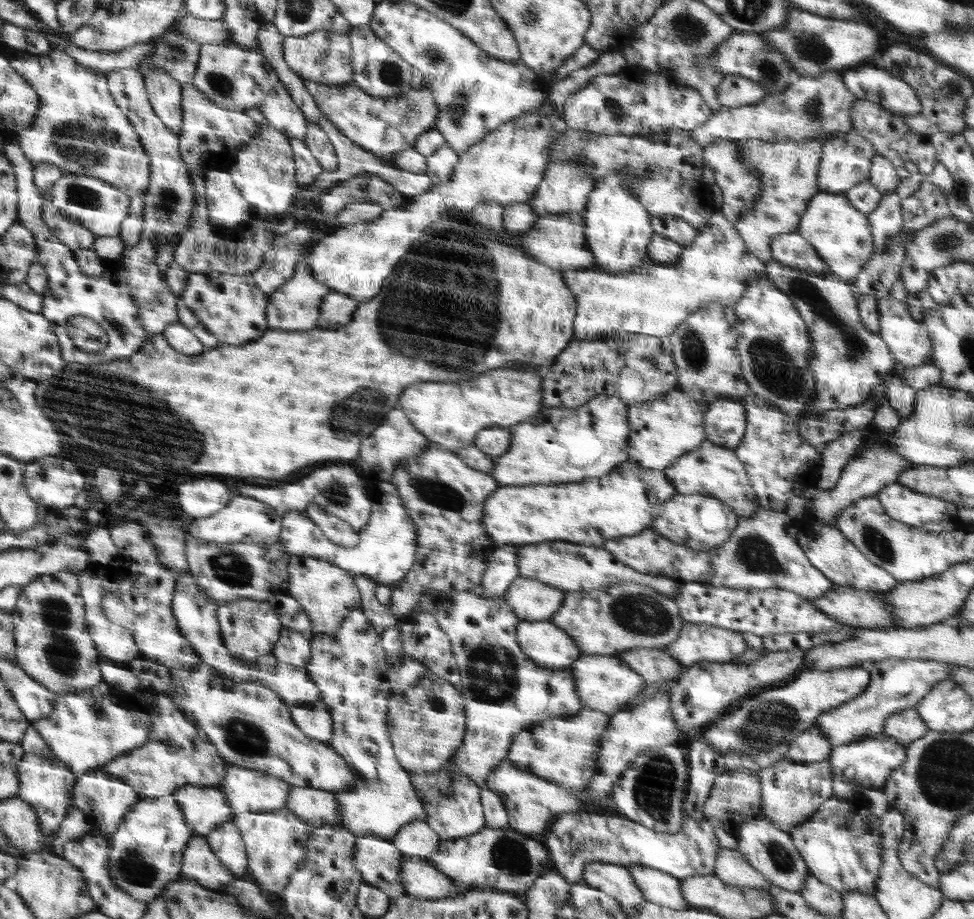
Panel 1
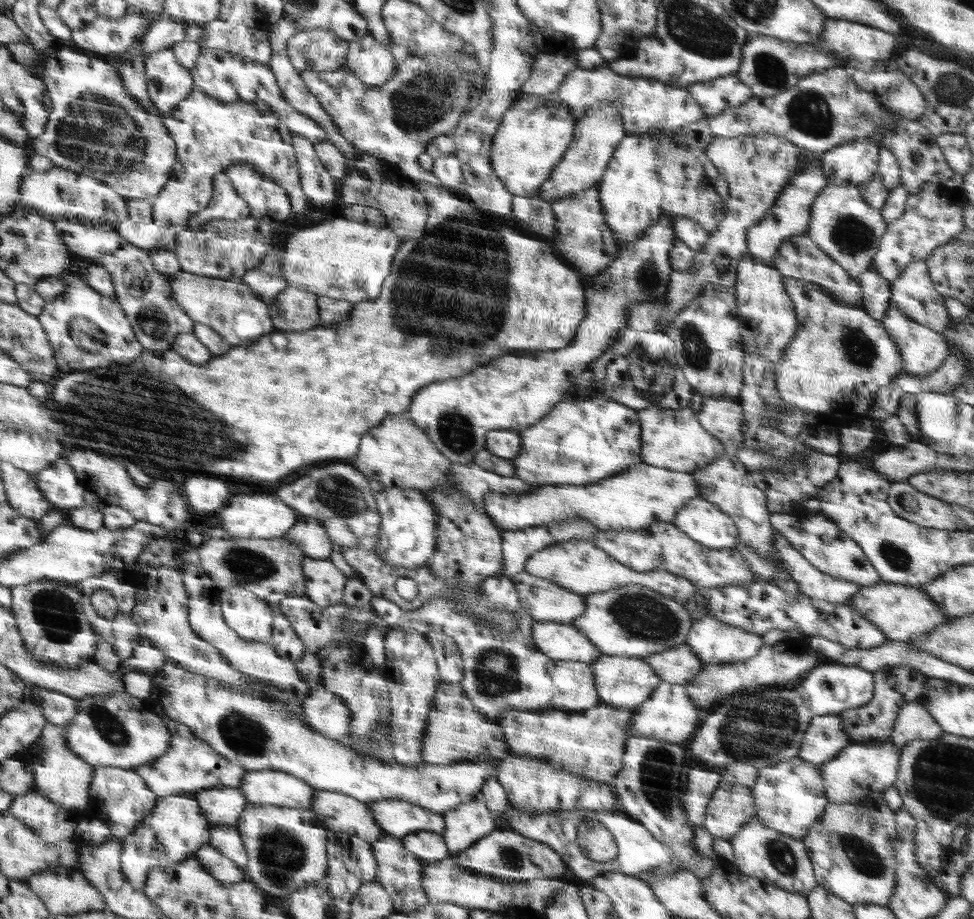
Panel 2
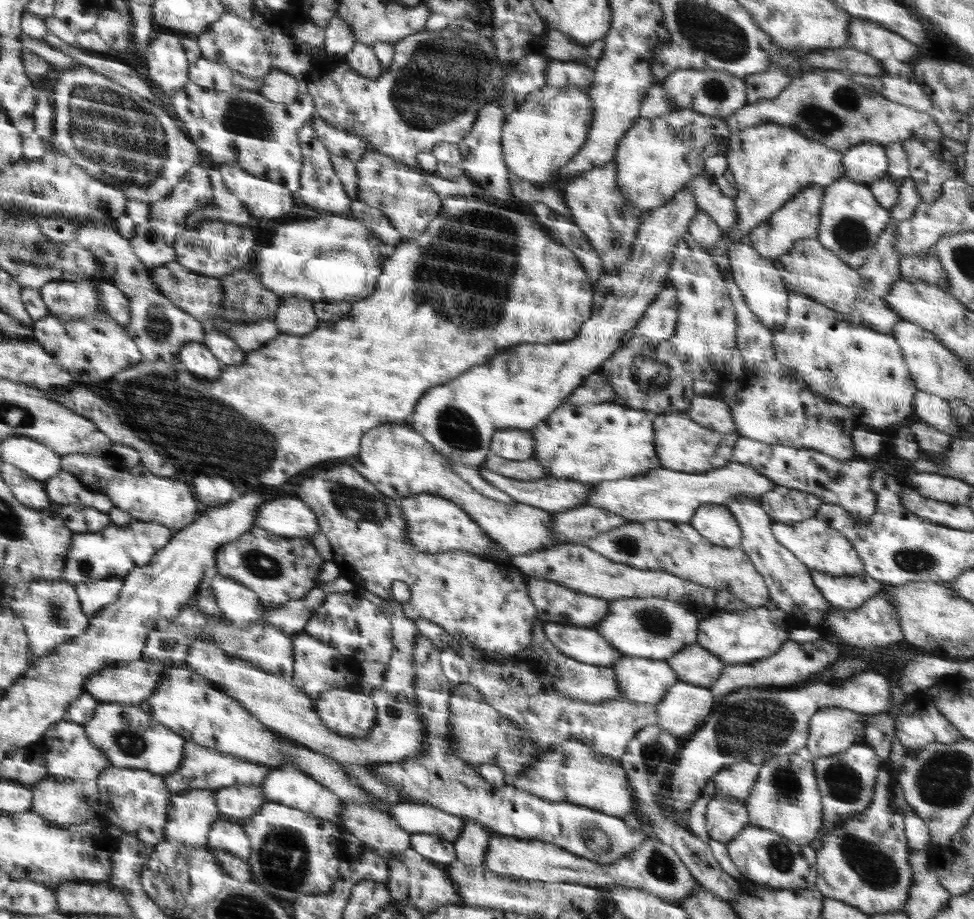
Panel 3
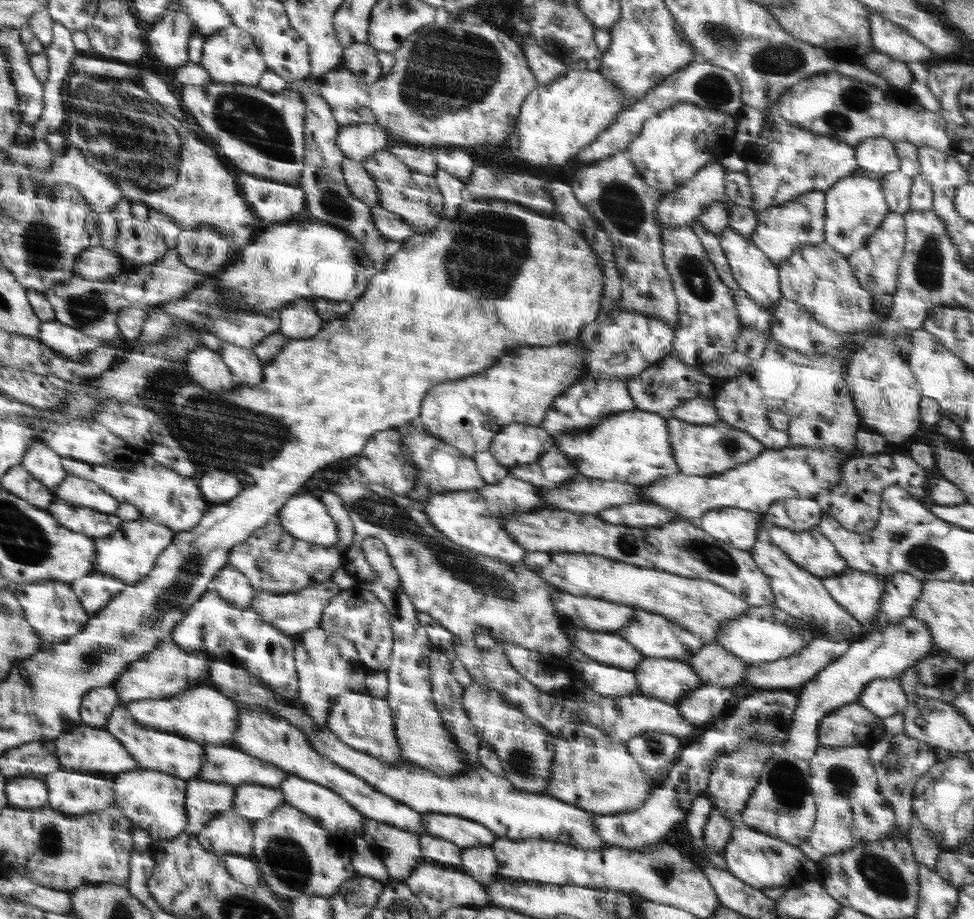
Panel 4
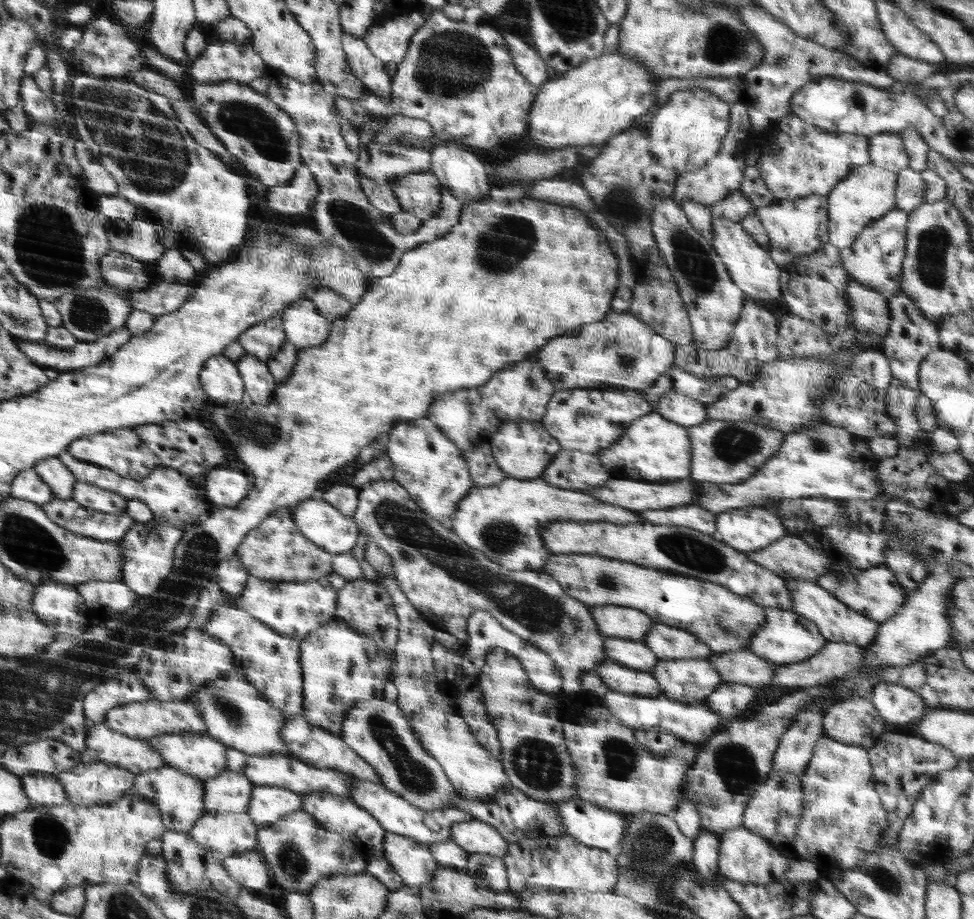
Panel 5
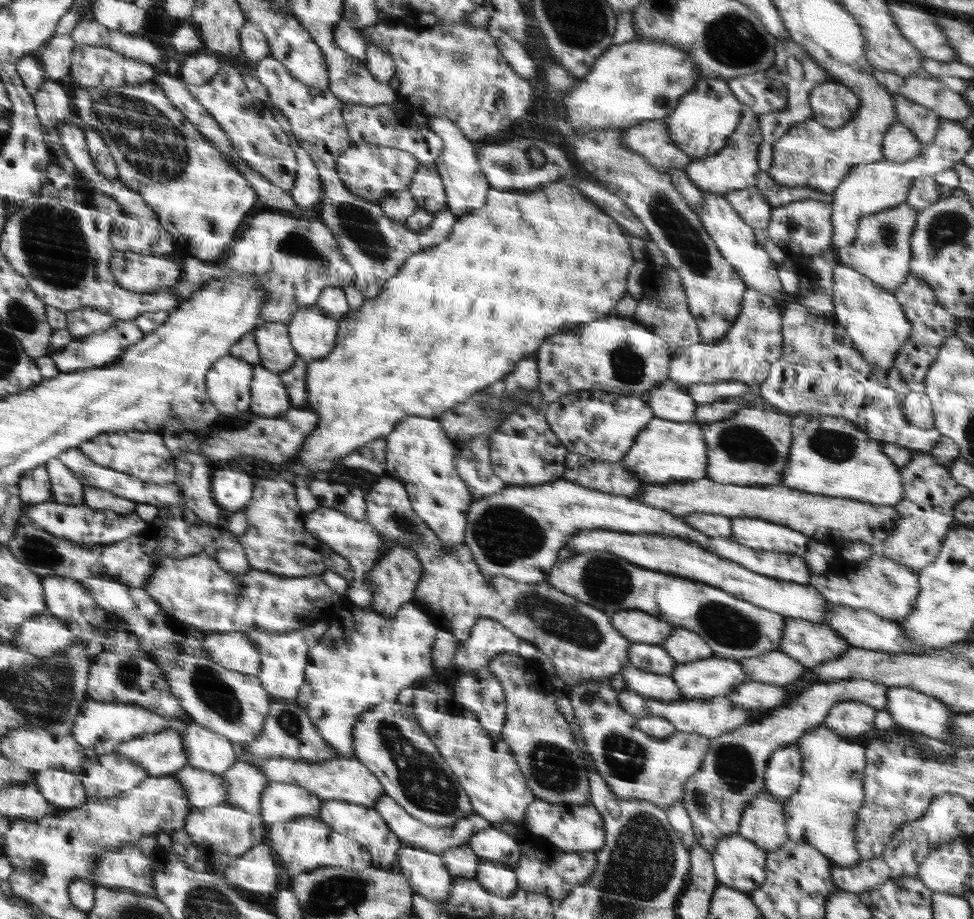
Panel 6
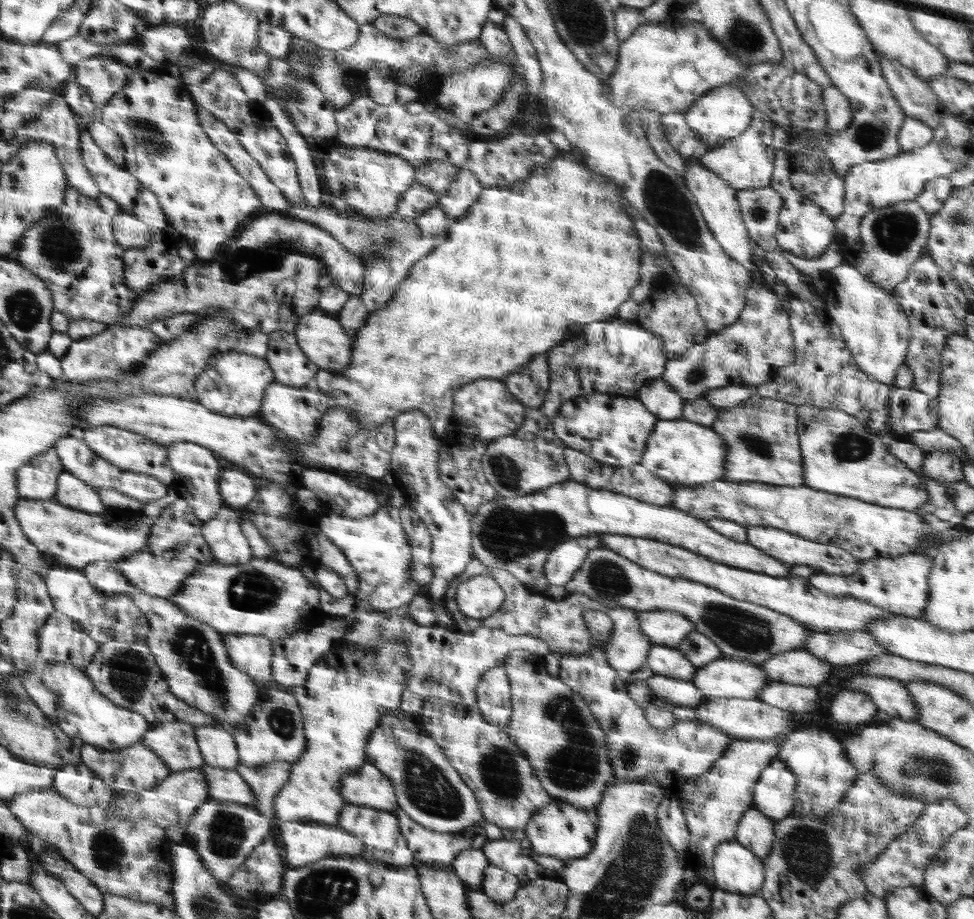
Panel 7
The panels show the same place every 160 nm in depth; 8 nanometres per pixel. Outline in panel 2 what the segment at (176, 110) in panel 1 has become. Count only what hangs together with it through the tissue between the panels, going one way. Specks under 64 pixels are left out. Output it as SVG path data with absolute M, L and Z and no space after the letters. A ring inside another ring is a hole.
M165 48L158 52L153 52L145 58L145 75L147 78L147 93L154 106L160 111L163 117L168 117L175 112L177 106L183 102L184 98L191 94L191 90L196 88L194 76L191 71L183 66L175 57L171 48Z

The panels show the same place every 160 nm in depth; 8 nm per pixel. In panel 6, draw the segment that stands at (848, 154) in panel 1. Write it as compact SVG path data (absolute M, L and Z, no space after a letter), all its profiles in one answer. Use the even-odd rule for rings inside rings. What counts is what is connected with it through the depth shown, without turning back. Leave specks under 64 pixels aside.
M894 122L885 132L883 138L883 158L894 162L907 162L919 155L921 146L921 142L910 129L902 123Z

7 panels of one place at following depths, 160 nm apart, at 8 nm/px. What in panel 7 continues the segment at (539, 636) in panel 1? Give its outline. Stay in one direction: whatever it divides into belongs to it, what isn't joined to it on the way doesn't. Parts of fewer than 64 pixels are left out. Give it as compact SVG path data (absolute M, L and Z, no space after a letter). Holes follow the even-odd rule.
M652 644L651 652L645 662L654 675L660 674L669 678L691 681L696 676L698 668L677 647Z

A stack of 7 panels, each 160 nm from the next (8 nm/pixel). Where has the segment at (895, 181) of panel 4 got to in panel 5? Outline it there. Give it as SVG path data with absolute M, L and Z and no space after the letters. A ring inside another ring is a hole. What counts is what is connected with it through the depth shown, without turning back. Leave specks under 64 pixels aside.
M909 166L906 167L898 173L895 209L904 210L910 214L916 208L920 208L924 204L924 190L926 190L926 183L922 179L922 174L912 171Z

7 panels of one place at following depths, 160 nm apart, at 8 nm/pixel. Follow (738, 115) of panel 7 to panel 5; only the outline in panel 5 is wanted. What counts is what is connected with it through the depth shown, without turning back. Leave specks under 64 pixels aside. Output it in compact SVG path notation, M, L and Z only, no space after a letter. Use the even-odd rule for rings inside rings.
M693 88L692 90L678 90L671 94L669 101L663 104L649 122L650 151L658 158L666 169L684 175L690 170L704 166L722 148L723 140L730 128L730 102L724 102L705 90Z

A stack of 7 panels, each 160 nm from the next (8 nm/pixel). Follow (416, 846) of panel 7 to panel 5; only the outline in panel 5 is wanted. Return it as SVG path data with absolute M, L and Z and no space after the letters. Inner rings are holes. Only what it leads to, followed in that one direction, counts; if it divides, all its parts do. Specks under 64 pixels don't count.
M354 779L352 782L352 794L350 800L356 805L364 807L378 822L381 822L387 832L399 834L412 840L431 845L451 840L451 828L456 823L471 821L471 814L465 810L458 810L455 806L447 809L434 809L432 811L422 810L420 807L412 806L406 799L400 798L394 791L388 791L382 783L368 782Z

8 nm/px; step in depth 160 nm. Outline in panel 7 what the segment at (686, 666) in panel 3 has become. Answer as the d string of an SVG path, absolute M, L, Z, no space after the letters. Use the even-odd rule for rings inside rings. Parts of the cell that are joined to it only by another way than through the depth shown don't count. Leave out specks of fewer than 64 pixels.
M803 649L776 654L760 666L770 681L816 688L832 679L834 668Z

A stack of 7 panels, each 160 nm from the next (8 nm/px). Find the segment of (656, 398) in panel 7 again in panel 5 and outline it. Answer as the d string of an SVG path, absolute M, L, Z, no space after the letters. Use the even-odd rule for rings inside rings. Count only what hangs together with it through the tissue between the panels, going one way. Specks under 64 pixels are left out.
M673 391L665 392L657 404L655 411L680 426L698 426L708 419L706 404L688 395L676 394Z

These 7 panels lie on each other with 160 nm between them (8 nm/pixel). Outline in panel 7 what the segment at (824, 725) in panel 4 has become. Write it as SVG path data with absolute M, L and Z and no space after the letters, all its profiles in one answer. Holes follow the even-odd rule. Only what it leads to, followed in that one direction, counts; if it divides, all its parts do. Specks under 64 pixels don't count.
M845 689L838 692L833 699L827 712L834 723L861 726L877 720L878 708L868 695L860 691Z

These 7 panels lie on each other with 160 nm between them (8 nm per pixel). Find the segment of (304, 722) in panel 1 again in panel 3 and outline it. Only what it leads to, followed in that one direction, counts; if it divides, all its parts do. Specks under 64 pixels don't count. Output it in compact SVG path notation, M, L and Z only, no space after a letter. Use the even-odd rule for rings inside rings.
M332 689L314 704L327 728L344 737L366 738L379 721L370 690Z

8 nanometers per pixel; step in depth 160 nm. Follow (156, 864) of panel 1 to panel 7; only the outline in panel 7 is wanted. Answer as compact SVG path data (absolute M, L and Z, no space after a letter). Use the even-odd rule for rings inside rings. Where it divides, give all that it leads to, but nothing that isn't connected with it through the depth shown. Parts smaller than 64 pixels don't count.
M276 761L261 767L244 766L242 763L235 766L256 795L256 804L253 806L266 818L274 816L276 797L290 780L291 768L292 763L286 761Z

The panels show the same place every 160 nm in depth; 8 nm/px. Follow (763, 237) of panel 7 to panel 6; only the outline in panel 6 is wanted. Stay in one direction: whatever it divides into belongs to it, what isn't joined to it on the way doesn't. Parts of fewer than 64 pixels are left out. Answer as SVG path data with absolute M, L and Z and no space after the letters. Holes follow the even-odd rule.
M750 186L750 188L726 193L724 196L745 223L753 229L766 230L772 220L773 207L766 202L758 189Z

